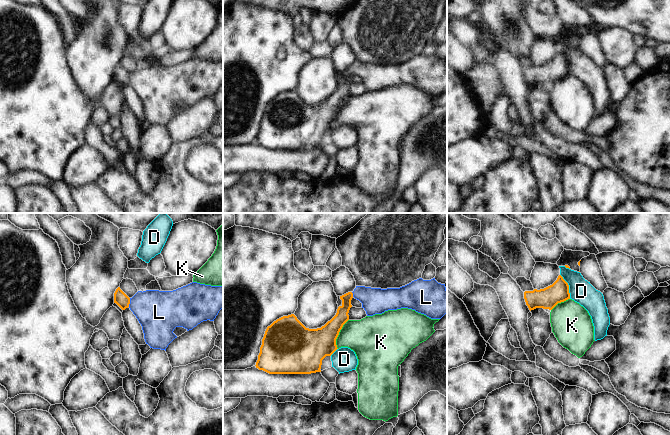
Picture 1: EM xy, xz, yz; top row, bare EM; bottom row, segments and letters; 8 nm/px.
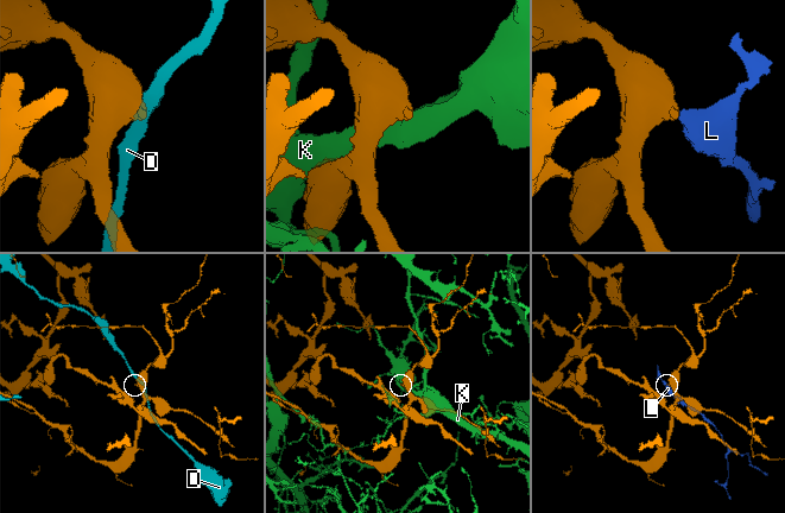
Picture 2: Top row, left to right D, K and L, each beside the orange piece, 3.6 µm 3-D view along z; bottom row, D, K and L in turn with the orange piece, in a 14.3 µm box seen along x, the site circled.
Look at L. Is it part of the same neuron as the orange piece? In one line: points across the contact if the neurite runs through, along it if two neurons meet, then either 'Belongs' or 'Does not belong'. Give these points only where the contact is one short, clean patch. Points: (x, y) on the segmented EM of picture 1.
Path across: xy (121, 299), (124, 302), (129, 302), (149, 306), (158, 312). Belongs.

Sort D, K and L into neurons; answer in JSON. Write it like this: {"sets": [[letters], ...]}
{"sets": [["D"], ["K"], ["L"]]}

